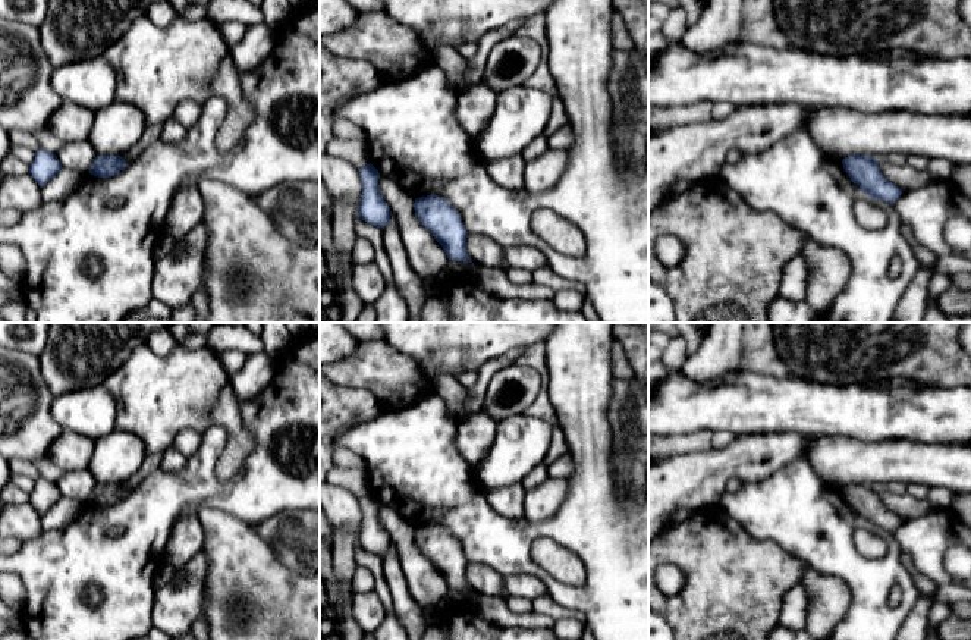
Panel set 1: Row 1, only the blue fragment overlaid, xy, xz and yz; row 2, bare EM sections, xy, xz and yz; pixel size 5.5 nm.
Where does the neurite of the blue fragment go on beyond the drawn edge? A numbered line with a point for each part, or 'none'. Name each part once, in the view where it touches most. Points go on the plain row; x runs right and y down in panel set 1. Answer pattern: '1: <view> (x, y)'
none

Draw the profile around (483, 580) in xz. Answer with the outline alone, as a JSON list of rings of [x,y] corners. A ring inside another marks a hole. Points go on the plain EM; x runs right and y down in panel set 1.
[[[468,562],[466,583],[483,596],[503,596],[503,575],[484,564]]]

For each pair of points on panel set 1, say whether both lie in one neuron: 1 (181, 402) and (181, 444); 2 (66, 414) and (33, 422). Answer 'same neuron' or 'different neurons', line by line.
1: different neurons
2: different neurons

